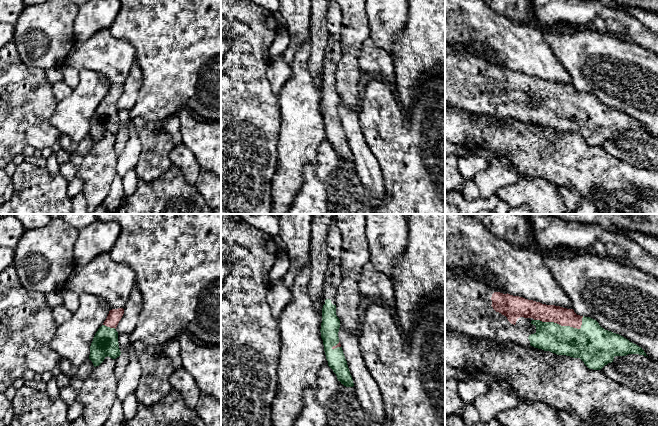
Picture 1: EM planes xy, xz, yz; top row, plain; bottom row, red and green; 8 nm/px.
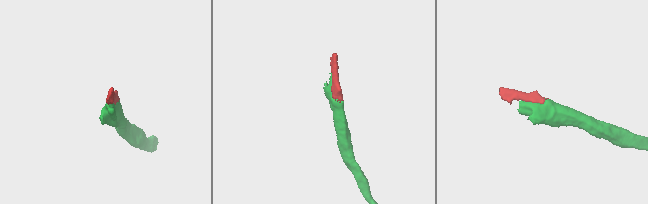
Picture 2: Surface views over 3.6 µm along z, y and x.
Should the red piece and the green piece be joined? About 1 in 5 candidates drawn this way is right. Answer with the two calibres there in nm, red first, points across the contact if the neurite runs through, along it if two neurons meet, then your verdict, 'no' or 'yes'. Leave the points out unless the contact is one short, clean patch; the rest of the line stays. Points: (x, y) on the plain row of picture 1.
calibres 140 and 280 nm; way yz (546, 89), (557, 100), (562, 101), (587, 119); yes

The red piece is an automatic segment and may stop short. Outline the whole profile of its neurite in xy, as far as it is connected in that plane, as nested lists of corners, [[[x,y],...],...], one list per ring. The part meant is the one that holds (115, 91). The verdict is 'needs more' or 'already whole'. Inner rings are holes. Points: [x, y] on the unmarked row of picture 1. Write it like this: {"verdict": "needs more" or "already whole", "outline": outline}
{"verdict": "needs more", "outline": [[[123,84],[110,86],[103,101],[96,108],[89,131],[94,143],[99,142],[107,132],[116,135],[121,131],[116,103],[123,90]]]}

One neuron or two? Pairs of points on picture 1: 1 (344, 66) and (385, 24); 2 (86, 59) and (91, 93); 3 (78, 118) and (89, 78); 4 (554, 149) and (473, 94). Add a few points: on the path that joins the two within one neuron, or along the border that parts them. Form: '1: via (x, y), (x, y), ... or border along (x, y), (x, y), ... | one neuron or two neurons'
1: border along (366, 12), (370, 35) | two neurons
2: border along (108, 83), (97, 73), (83, 69), (73, 88) | two neurons
3: via (78, 108), (88, 95), (89, 88) | one neuron
4: border along (464, 109), (470, 112), (487, 114) | two neurons

